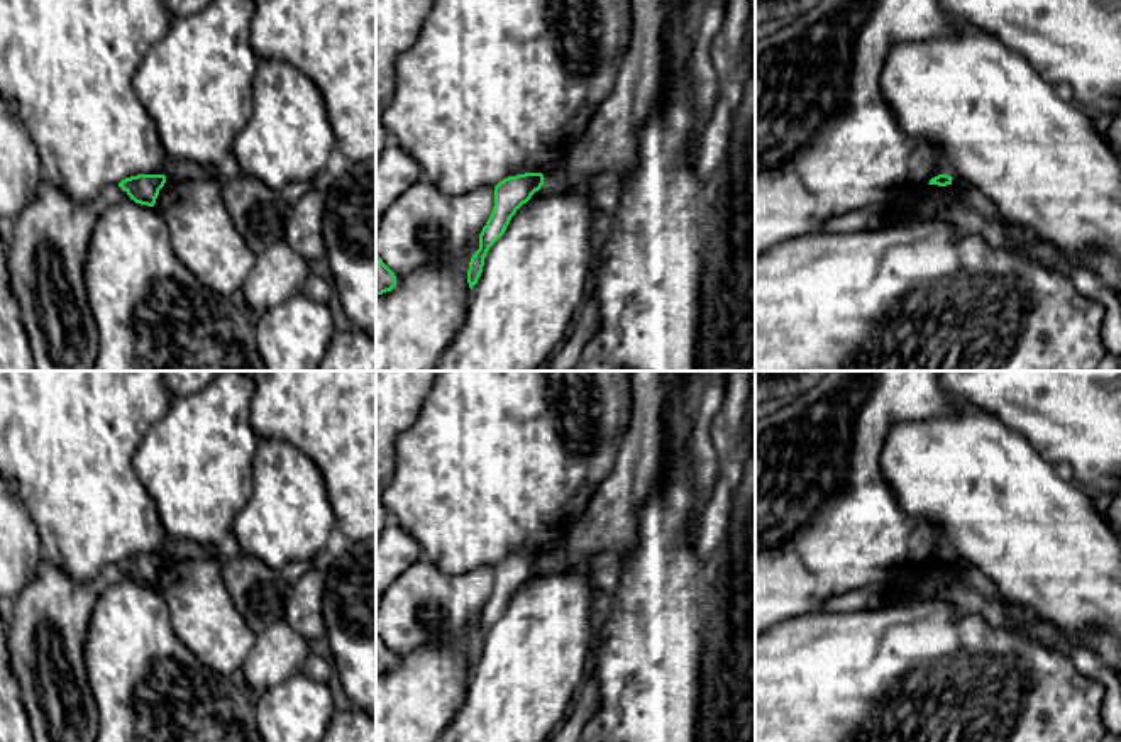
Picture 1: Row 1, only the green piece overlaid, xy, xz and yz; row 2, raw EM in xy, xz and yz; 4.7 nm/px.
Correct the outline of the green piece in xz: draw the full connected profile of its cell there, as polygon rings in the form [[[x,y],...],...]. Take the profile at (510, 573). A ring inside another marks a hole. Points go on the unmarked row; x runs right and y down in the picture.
[[[525,552],[508,556],[494,566],[494,586],[479,613],[479,628],[471,637],[467,649],[467,662],[471,669],[483,652],[484,637],[489,627],[505,613],[516,590],[527,583],[542,564],[542,552]]]

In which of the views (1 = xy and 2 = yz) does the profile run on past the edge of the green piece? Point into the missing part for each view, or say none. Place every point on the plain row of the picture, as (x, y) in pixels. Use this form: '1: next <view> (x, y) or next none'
1: next none
2: next none

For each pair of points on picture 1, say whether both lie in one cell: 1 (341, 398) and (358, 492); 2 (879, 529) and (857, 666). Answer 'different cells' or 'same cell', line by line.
1: same cell
2: different cells

